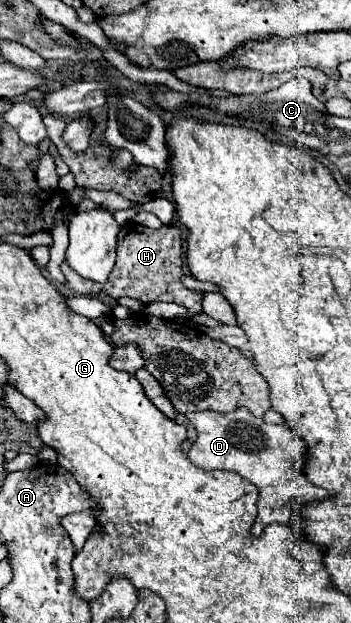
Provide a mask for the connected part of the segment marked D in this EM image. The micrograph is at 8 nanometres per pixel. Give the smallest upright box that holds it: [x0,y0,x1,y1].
[185,408,333,536]

